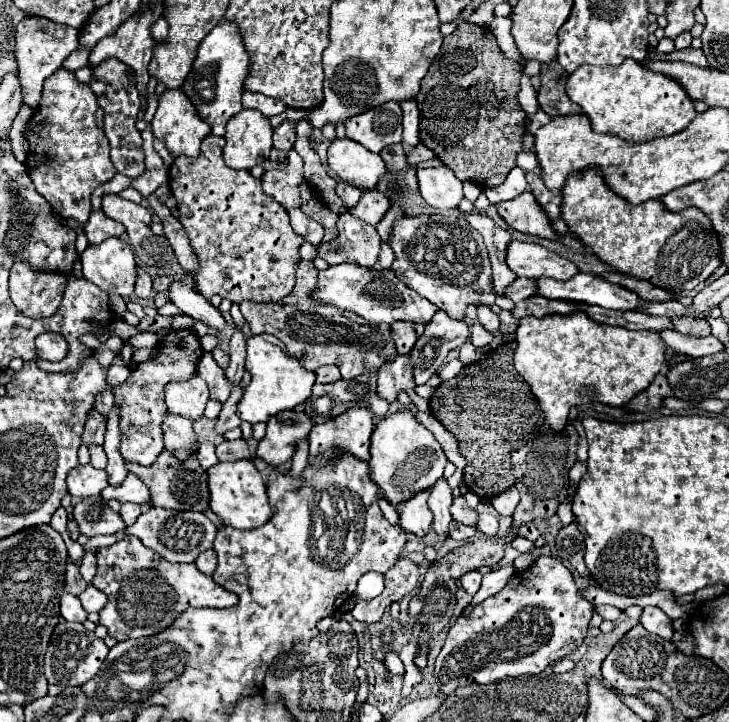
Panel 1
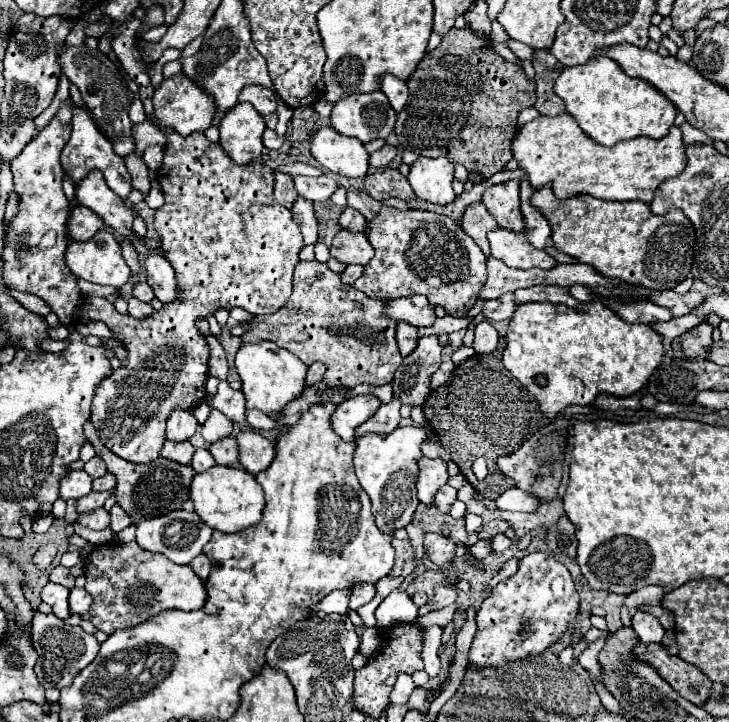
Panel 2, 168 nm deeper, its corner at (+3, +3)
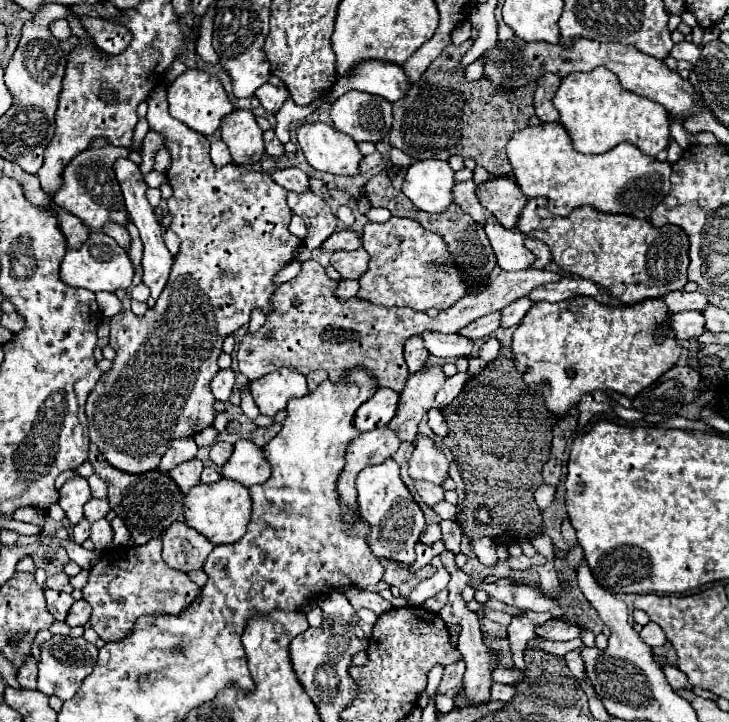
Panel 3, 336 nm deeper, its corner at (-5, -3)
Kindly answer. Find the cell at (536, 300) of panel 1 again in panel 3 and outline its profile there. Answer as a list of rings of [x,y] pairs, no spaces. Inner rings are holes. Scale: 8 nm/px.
[[[492,312],[488,316],[478,318],[476,322],[464,326],[464,330],[458,330],[456,334],[478,340],[478,338],[488,338],[490,334],[494,334],[498,330],[498,326],[500,326],[500,312]]]

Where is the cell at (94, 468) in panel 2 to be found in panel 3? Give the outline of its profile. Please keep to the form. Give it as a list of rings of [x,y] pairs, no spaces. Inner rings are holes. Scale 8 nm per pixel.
[[[92,474],[88,478],[88,484],[90,484],[92,498],[106,498],[106,482],[102,478],[98,478],[96,474]]]

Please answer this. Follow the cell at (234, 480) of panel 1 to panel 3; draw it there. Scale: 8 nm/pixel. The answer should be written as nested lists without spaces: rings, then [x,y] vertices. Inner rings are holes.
[[[224,478],[216,484],[198,484],[184,496],[184,522],[196,532],[204,534],[204,538],[208,538],[214,546],[238,542],[246,532],[250,512],[252,500],[248,488]]]

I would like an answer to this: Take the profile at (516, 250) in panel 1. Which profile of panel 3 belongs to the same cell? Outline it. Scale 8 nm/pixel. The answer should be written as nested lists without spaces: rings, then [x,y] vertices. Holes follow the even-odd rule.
[[[488,218],[484,224],[492,250],[498,258],[498,266],[502,270],[526,270],[534,262],[534,254],[524,246],[524,236],[516,230],[508,230],[496,222],[496,218]]]

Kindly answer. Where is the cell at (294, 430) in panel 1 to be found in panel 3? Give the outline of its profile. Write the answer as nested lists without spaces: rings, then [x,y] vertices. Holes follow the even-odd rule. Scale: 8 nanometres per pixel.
[[[238,440],[234,444],[234,452],[228,458],[226,466],[220,470],[222,478],[234,480],[246,488],[254,484],[262,484],[270,478],[270,464],[262,456],[258,446],[252,446],[250,440]]]

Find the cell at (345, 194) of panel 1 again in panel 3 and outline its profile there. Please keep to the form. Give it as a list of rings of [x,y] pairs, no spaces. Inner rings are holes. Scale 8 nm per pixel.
[[[282,168],[282,170],[274,170],[272,178],[276,184],[280,184],[286,190],[292,192],[304,192],[310,188],[310,180],[308,176],[300,170],[300,168]]]

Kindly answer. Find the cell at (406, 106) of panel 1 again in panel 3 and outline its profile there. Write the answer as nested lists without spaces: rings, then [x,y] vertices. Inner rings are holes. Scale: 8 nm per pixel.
[[[360,62],[360,66],[356,66],[356,70],[352,70],[352,74],[344,74],[344,78],[338,76],[336,84],[328,92],[328,102],[334,102],[338,96],[342,96],[348,90],[368,92],[368,94],[382,96],[388,102],[396,102],[408,92],[408,88],[410,88],[410,84],[408,84],[408,78],[406,78],[402,66],[396,66],[394,62]]]

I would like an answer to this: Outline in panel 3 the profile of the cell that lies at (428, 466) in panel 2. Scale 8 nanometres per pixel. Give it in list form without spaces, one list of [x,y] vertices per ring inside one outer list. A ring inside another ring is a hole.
[[[418,438],[408,462],[408,474],[414,480],[442,484],[448,478],[448,460],[430,438]]]

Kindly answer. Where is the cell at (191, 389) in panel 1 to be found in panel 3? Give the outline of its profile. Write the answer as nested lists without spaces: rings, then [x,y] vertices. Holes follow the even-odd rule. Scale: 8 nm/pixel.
[[[180,438],[180,440],[172,440],[170,442],[170,448],[168,452],[164,454],[160,466],[158,466],[158,472],[162,474],[168,474],[172,468],[176,468],[180,462],[188,462],[192,458],[196,458],[196,452],[198,452],[198,446],[192,438]]]

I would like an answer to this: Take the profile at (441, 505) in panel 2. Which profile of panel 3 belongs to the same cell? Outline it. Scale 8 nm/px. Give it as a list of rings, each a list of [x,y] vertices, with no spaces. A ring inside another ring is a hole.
[[[414,482],[414,488],[416,488],[416,492],[420,494],[420,498],[422,498],[428,506],[434,506],[436,502],[444,500],[444,490],[442,490],[442,486],[436,486],[436,484],[430,484],[430,482]]]

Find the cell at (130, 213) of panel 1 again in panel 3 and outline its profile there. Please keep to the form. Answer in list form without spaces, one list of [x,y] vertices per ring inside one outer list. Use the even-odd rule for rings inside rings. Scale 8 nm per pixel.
[[[102,146],[102,148],[88,148],[80,154],[76,154],[68,166],[62,172],[62,186],[52,196],[54,204],[62,210],[68,210],[70,214],[78,216],[90,230],[100,230],[108,220],[124,224],[126,222],[126,210],[120,186],[114,176],[114,162],[116,158],[128,158],[126,148],[116,146]]]

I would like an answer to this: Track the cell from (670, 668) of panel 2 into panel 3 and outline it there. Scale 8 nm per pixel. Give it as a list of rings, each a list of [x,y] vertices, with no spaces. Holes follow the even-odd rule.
[[[664,666],[664,674],[666,674],[666,678],[668,678],[668,684],[674,688],[674,690],[680,690],[680,688],[692,688],[690,684],[688,684],[688,678],[686,678],[686,674],[684,672],[680,672],[676,666]]]

